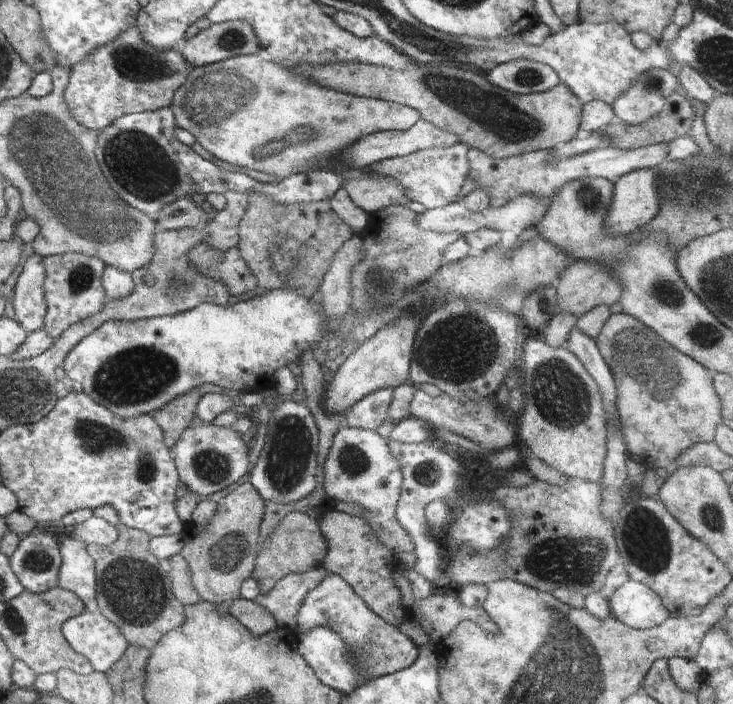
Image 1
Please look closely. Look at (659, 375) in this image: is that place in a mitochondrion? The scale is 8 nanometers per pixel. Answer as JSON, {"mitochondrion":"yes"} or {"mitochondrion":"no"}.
{"mitochondrion":"yes"}

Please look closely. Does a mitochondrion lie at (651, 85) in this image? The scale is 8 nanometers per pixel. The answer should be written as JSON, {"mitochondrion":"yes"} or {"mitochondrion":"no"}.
{"mitochondrion":"yes"}

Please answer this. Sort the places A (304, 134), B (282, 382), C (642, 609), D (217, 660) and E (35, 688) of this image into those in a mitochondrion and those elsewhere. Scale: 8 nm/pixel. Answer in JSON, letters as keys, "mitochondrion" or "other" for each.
{"A":"mitochondrion","B":"other","C":"other","D":"other","E":"other"}

